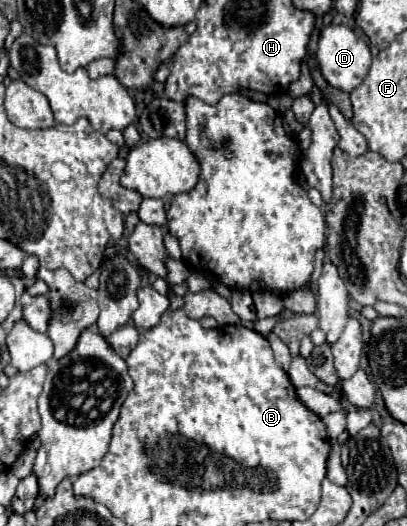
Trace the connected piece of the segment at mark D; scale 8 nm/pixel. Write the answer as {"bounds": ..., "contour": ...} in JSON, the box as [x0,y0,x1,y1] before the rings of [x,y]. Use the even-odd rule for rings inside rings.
{"bounds":[317,24,371,92],"contour":[[[331,24],[331,26],[327,26],[321,32],[319,50],[317,50],[317,62],[319,62],[319,68],[321,68],[323,78],[333,88],[339,88],[343,92],[351,92],[367,76],[369,66],[371,66],[371,52],[369,52],[369,46],[351,28]]]}

